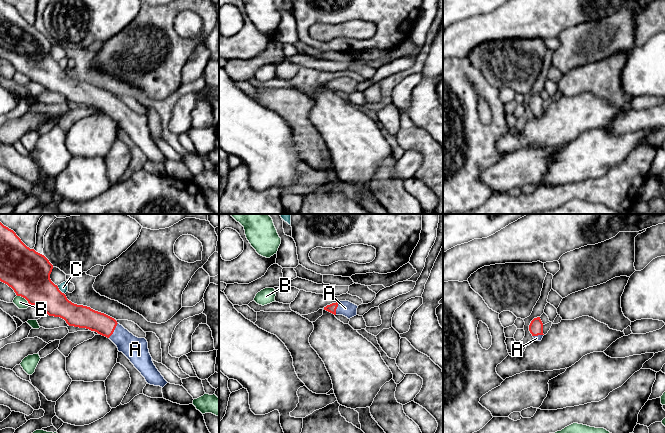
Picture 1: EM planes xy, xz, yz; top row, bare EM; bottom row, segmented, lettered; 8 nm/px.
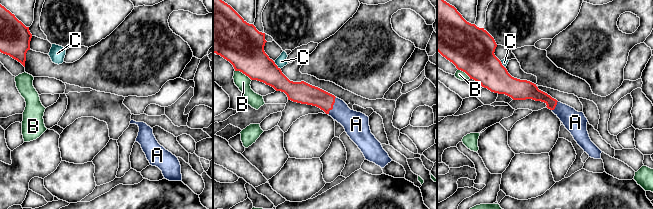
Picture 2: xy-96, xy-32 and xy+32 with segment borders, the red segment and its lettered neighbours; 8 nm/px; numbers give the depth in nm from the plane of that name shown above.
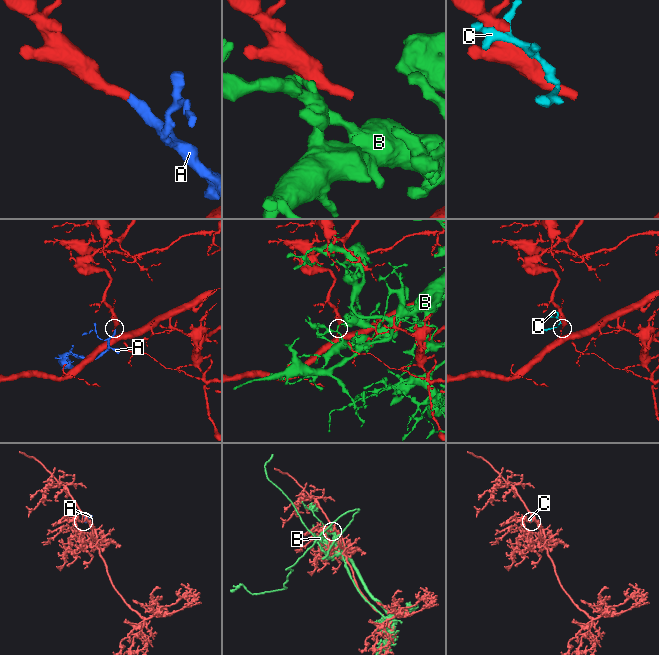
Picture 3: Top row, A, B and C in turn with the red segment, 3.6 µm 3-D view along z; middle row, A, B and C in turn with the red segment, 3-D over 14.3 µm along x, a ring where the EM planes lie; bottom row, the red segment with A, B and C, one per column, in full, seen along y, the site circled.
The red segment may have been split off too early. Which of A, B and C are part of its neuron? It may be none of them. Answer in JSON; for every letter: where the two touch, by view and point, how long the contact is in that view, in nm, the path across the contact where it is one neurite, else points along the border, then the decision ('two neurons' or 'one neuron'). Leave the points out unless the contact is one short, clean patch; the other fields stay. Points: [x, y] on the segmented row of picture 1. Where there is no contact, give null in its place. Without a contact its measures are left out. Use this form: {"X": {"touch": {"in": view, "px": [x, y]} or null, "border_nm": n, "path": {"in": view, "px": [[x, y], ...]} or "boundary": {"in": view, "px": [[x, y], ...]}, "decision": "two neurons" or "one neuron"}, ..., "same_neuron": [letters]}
{"A": {"touch": {"in": "xy", "px": [114, 329]}, "border_nm": 150, "decision": "one neuron"}, "B": {"touch": {"in": "xy", "px": [24, 297]}, "border_nm": 130, "decision": "two neurons"}, "C": {"touch": {"in": "xy", "px": [59, 290]}, "border_nm": 90, "decision": "two neurons"}, "same_neuron": ["A"]}

